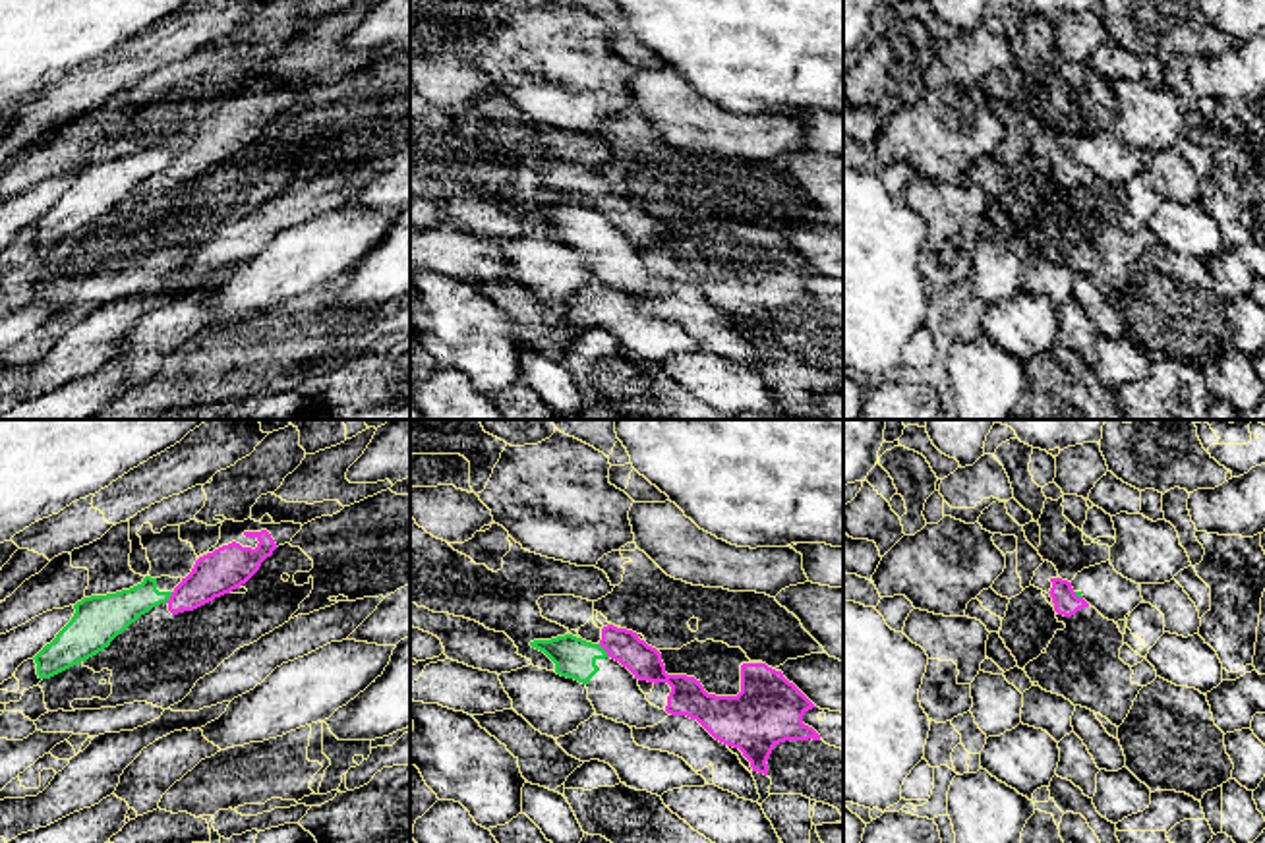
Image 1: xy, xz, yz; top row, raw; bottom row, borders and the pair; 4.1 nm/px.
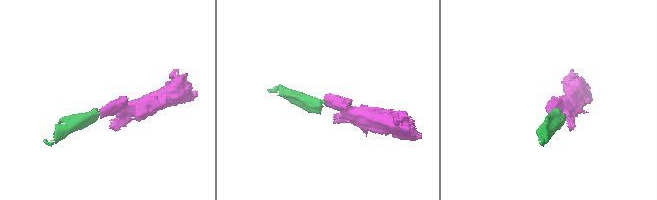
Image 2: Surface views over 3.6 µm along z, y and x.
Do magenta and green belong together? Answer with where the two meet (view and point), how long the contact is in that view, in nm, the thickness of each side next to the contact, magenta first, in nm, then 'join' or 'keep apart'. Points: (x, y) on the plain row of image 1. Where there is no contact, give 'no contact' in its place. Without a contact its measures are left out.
meets magenta in xz at (604, 215); contact 80 nm long; 140 nm thick on the magenta side, 170 nm on the other; keep apart

